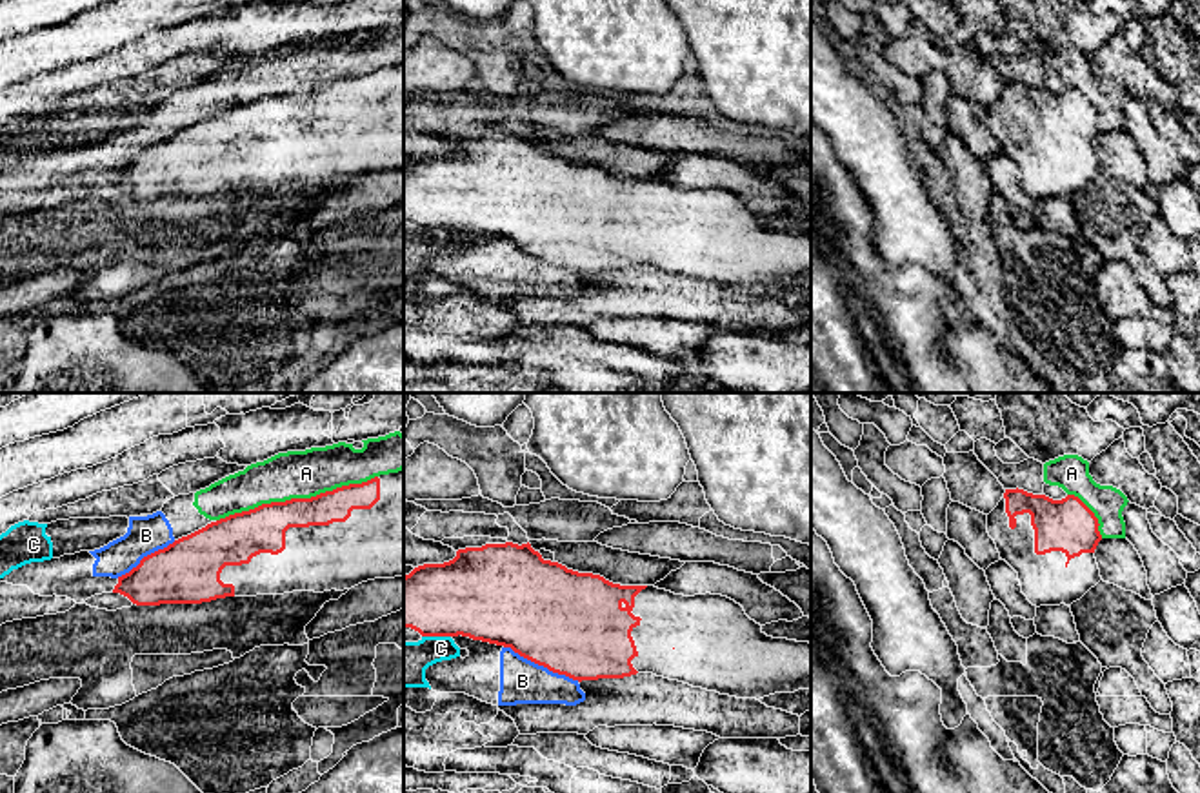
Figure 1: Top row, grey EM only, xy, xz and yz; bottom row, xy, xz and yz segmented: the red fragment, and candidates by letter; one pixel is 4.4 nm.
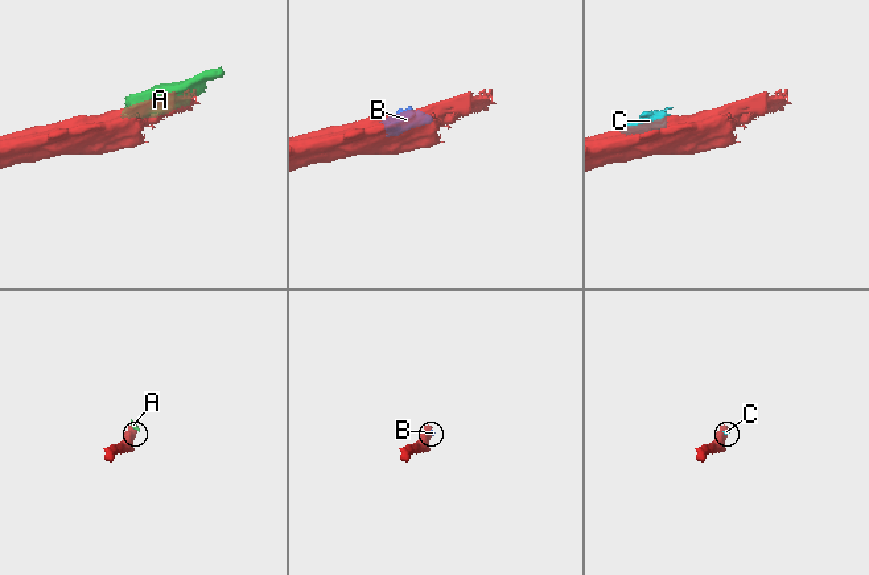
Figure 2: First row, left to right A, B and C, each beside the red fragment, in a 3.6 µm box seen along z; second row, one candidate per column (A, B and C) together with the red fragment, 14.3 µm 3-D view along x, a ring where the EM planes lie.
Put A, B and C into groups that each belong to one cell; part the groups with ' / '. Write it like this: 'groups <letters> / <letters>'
groups A B / C

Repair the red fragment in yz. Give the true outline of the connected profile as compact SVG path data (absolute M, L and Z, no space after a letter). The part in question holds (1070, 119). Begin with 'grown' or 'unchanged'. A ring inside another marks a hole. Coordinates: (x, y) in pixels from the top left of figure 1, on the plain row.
grown | M1005 82L987 107L987 125L1000 151L1016 166L1022 186L1040 198L1071 198L1102 169L1095 142L1098 111L1075 87L1053 93L1024 82Z

